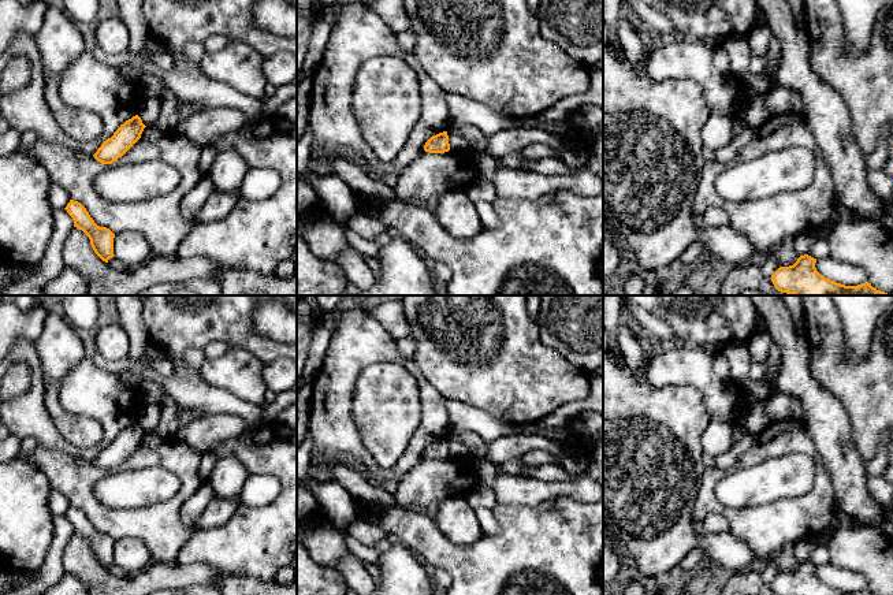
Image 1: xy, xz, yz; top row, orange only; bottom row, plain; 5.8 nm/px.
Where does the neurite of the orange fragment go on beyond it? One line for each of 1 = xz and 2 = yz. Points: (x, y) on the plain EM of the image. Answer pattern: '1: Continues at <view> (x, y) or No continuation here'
1: No continuation here
2: No continuation here

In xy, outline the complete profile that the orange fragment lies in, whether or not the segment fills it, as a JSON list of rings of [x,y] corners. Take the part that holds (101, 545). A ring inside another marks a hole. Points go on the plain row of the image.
[[[70,506],[70,509],[64,516],[72,524],[74,533],[82,536],[89,543],[94,559],[103,568],[108,569],[108,566],[115,562],[114,561],[115,540],[107,533],[97,532],[94,527],[90,524],[86,514],[78,507]]]

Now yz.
[[[804,561],[793,572],[779,573],[771,588],[775,595],[875,595],[866,588],[857,592],[845,592],[822,583],[815,574],[816,565]]]

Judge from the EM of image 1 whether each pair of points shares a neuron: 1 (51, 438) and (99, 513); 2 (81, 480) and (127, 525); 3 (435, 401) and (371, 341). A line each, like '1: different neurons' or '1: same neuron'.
1: different neurons
2: same neuron
3: same neuron

